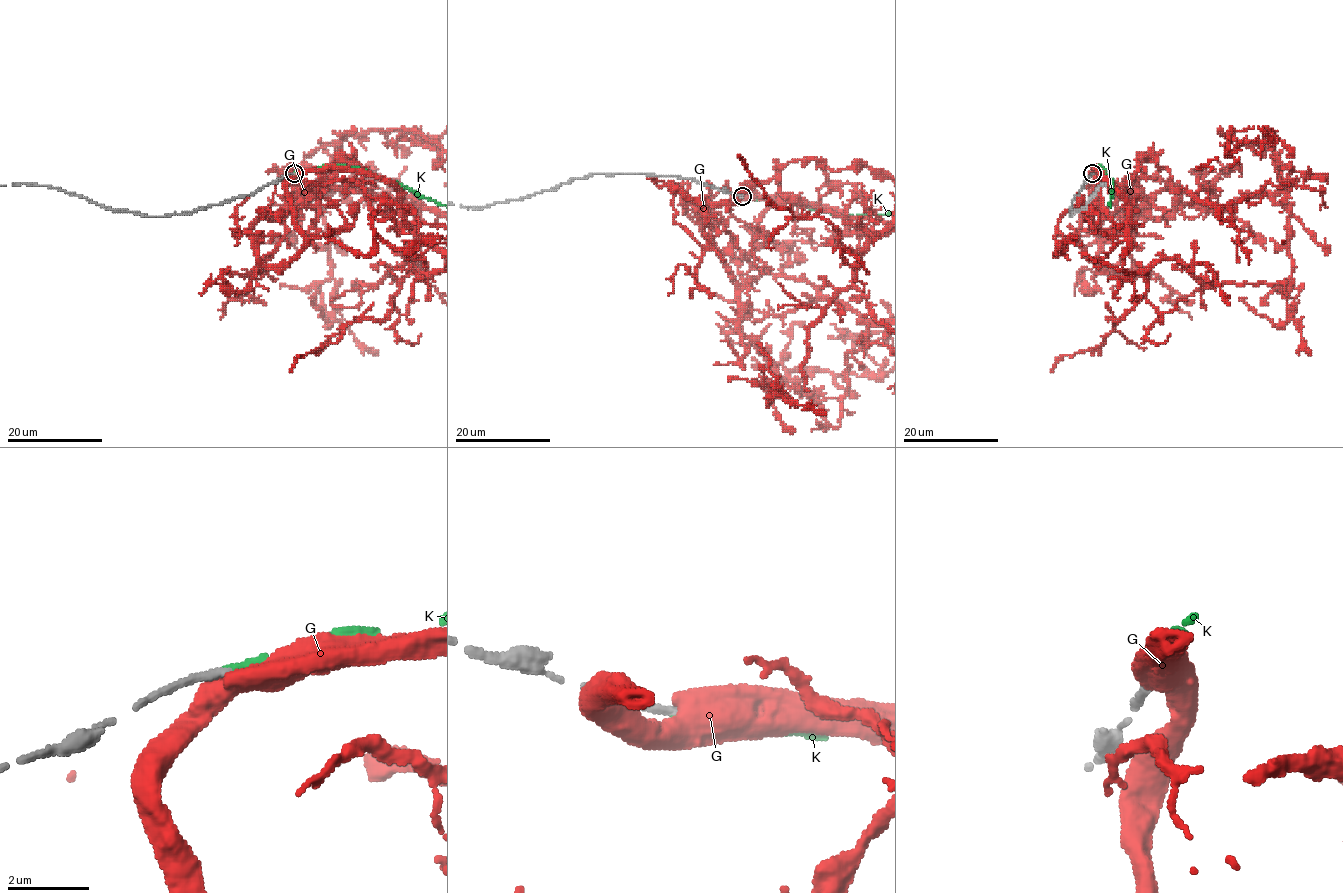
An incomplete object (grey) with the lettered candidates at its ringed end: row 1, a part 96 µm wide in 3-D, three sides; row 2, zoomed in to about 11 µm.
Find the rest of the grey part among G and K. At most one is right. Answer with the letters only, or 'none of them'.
K

